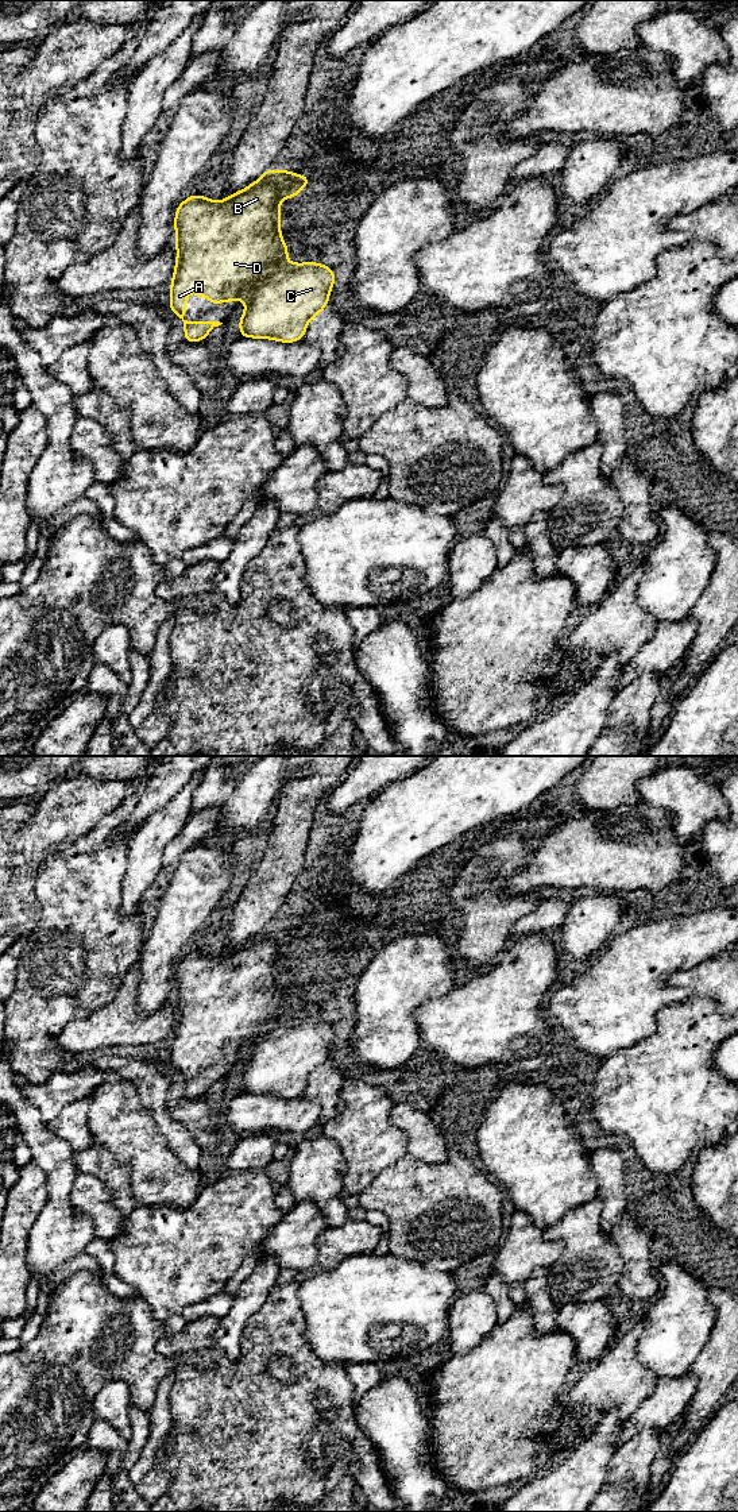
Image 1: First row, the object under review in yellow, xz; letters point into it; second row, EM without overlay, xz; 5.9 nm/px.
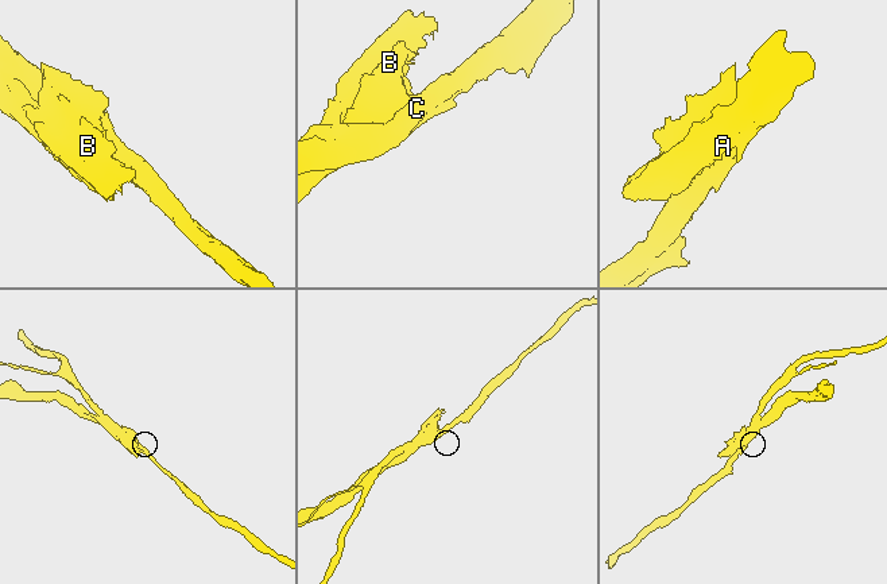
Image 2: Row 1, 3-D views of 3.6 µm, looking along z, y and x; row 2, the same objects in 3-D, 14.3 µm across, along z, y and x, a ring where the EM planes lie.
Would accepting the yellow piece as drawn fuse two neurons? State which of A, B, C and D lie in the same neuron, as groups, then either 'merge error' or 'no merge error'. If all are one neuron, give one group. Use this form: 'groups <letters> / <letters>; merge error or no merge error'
groups A B D / C; merge error

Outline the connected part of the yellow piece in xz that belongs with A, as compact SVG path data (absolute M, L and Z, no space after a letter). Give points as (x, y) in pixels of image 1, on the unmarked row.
M255 937L246 945L229 950L224 957L193 950L175 967L177 1015L170 1042L169 1064L185 1084L185 1098L196 1099L221 1081L220 1077L183 1077L186 1050L206 1053L212 1061L239 1056L247 1042L295 1019L287 1018L287 1000L281 991L279 945L270 938Z

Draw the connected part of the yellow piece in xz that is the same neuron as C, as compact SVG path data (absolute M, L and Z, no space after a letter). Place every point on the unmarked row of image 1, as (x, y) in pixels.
M316 1018L295 1019L270 1030L260 1038L247 1042L242 1049L246 1058L240 1081L240 1094L271 1095L294 1099L304 1094L308 1079L324 1068L335 1041L335 1027Z

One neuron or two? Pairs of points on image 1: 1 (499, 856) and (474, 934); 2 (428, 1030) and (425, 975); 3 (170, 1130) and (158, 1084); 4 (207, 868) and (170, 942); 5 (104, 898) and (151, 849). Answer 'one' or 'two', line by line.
1: one
2: two
3: one
4: one
5: two

